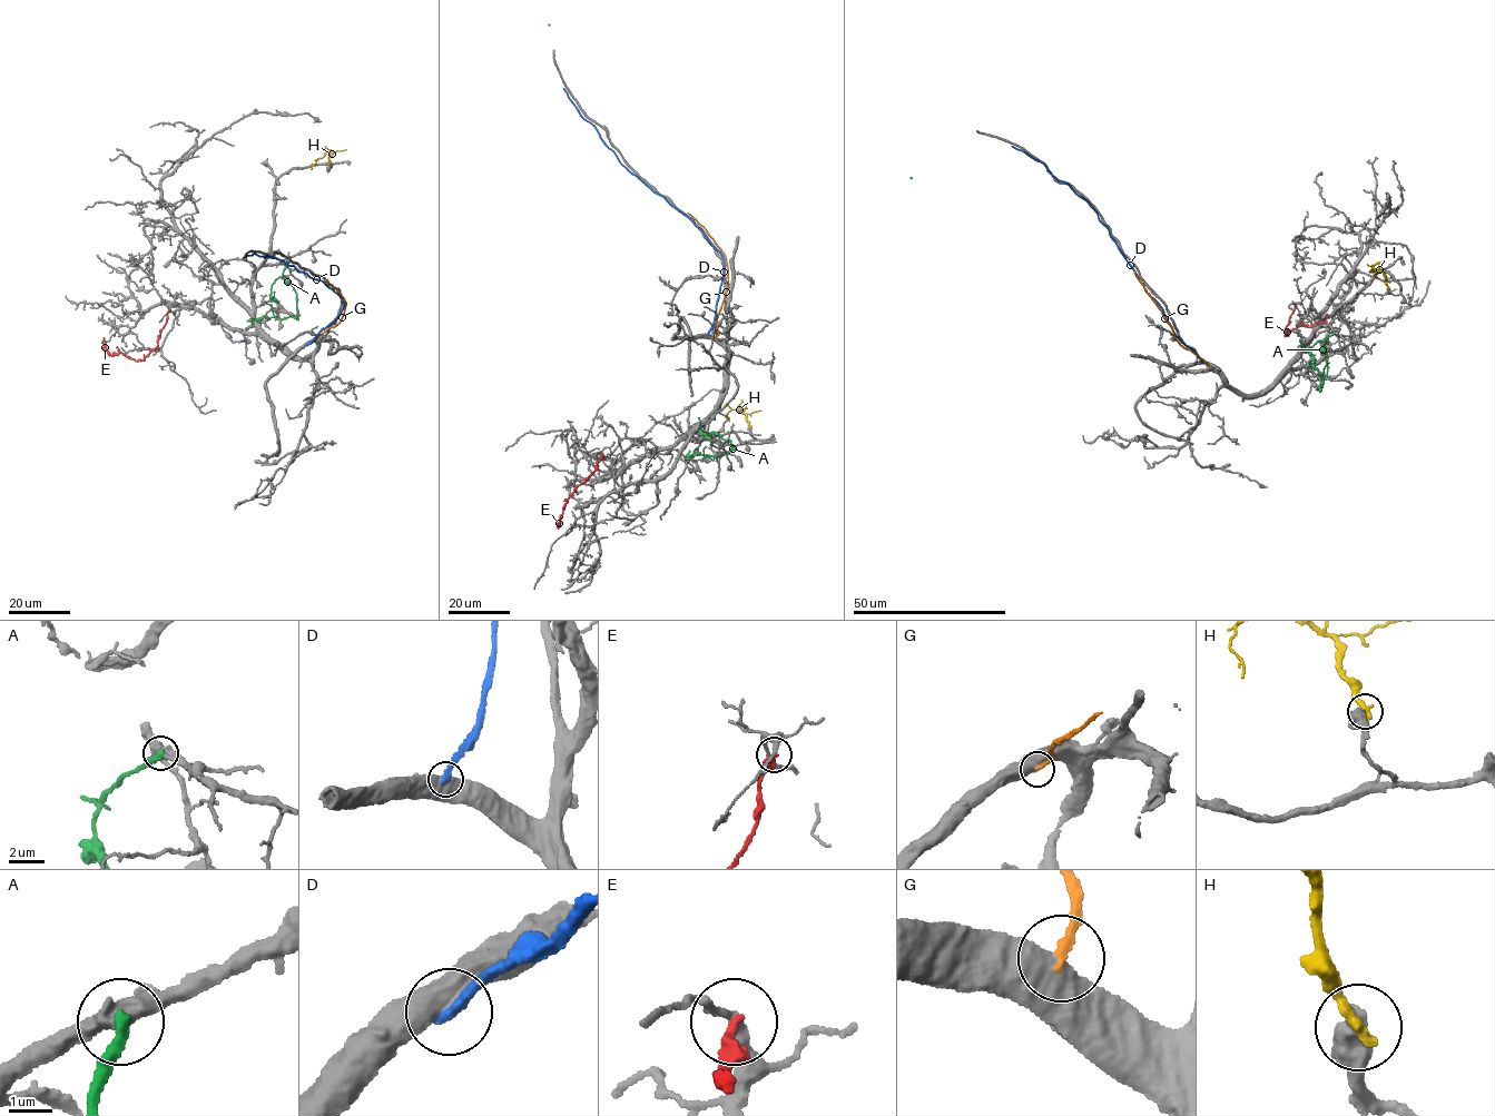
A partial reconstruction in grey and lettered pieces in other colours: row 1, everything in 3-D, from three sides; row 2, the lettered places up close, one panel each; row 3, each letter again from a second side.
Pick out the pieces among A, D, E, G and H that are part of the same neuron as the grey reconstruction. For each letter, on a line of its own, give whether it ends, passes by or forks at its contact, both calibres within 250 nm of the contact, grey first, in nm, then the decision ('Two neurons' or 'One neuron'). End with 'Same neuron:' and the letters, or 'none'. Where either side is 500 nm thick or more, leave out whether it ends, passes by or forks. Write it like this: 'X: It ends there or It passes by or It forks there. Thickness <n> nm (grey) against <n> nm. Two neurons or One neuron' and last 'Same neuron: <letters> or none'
A: It ends there. Thickness 440 nm (grey) against 320 nm. Two neurons
D: Thickness 750 nm (grey) against 320 nm. Two neurons
E: It ends there. Thickness 220 nm (grey) against 320 nm. Two neurons
G: Thickness 750 nm (grey) against 200 nm. Two neurons
H: Thickness 500 nm (grey) against 320 nm. Two neurons
Same neuron: none

